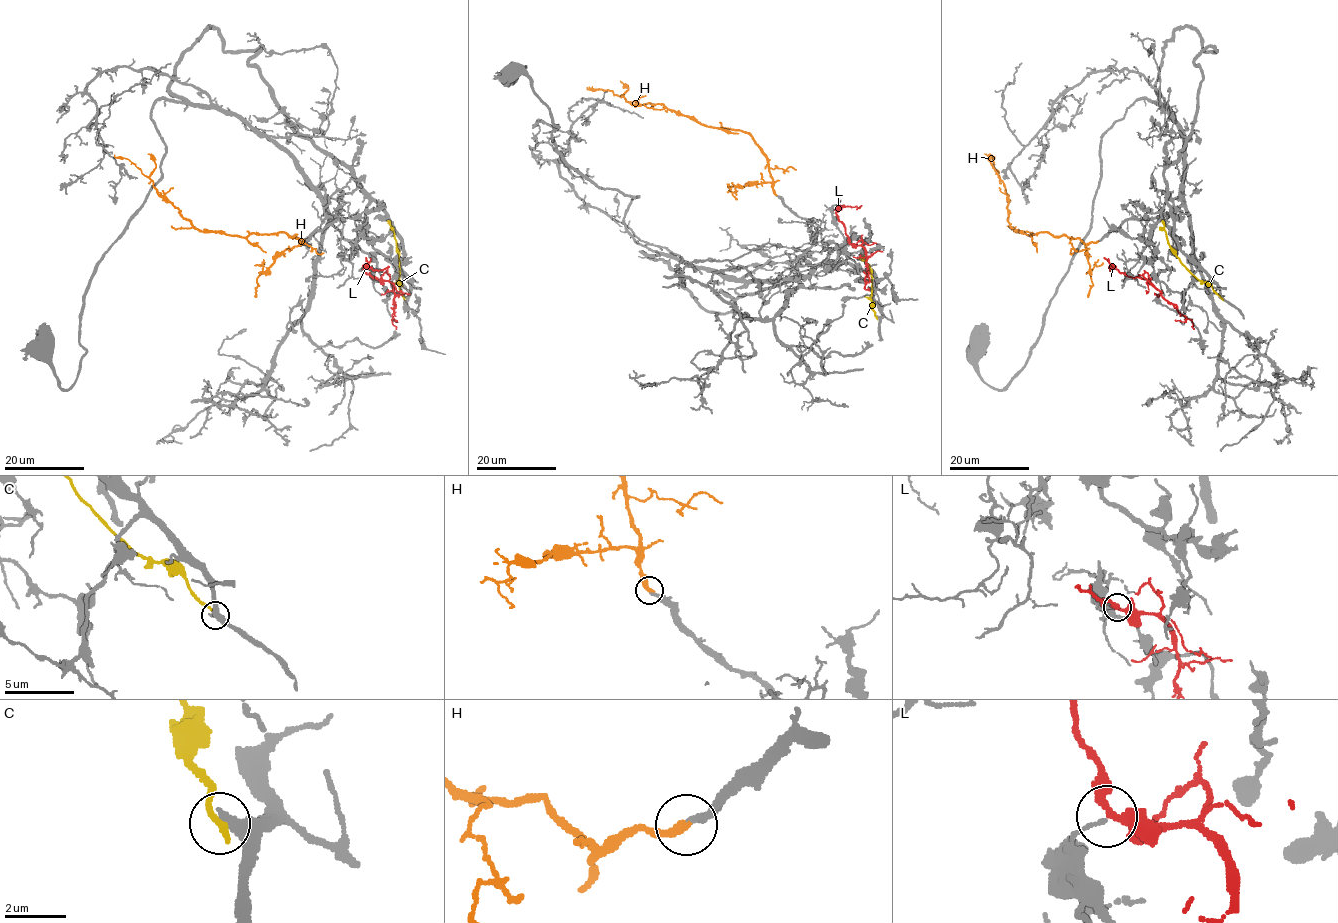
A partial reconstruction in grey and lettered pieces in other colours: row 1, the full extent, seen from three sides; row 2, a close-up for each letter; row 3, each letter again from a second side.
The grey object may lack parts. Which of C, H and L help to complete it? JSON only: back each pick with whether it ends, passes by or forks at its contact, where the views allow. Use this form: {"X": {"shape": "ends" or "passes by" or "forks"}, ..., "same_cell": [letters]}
{"H": {"shape": "ends"}, "same_cell": ["H"]}

